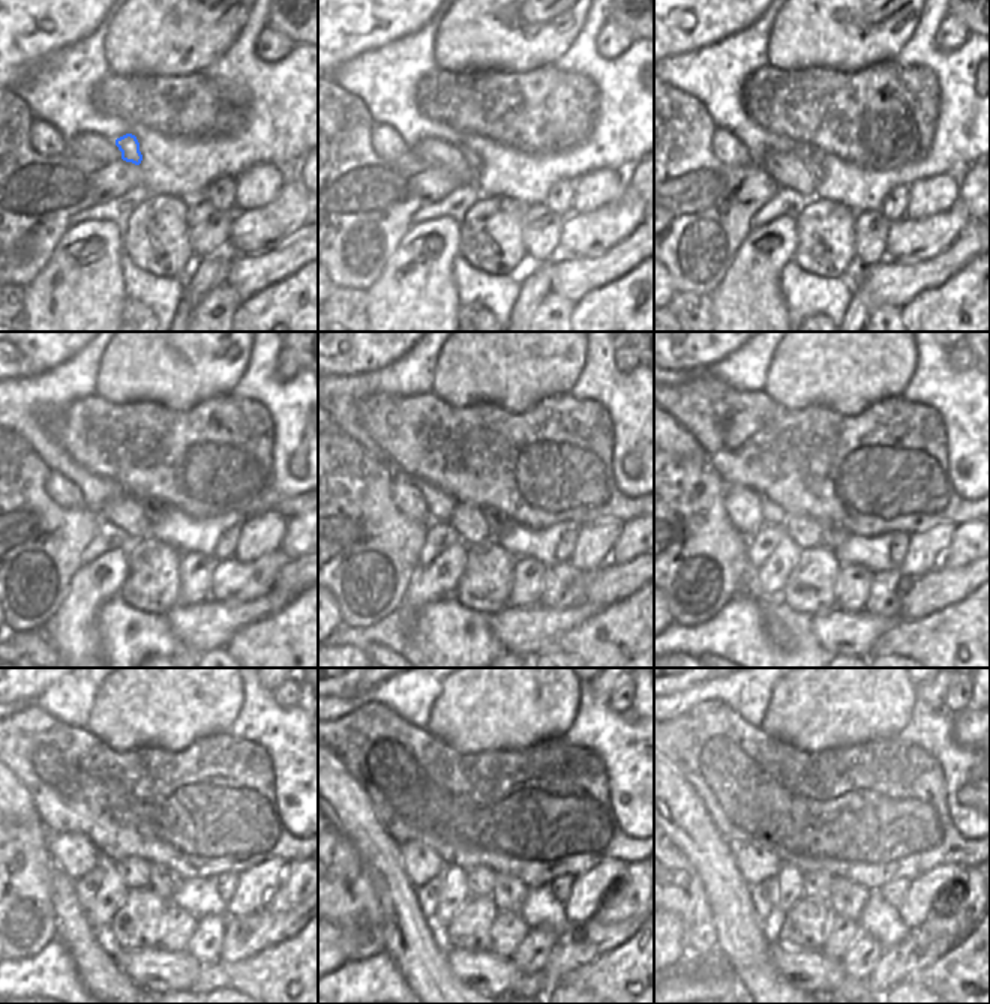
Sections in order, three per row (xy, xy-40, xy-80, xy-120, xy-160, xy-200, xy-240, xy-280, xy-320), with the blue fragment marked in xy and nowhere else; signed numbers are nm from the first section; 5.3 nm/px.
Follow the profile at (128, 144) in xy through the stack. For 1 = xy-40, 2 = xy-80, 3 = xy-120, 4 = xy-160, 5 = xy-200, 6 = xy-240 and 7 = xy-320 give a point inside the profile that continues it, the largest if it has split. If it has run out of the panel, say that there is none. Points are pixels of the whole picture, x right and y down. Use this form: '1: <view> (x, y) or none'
1: xy-40 (471, 158)
2: xy-80 (815, 168)
3: xy-120 (150, 508)
4: xy-160 (495, 521)
5: xy-200 (833, 536)
6: xy-240 (165, 883)
7: xy-320 (846, 898)

